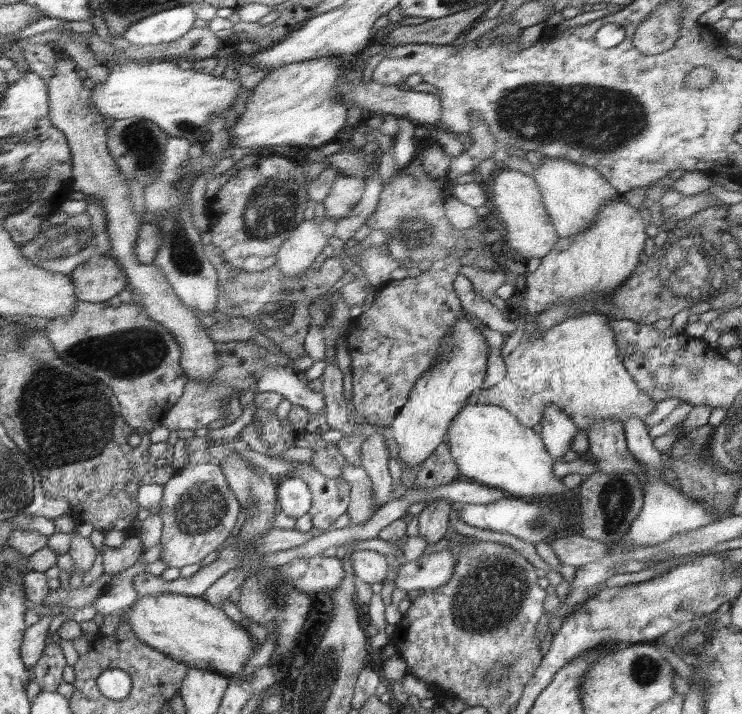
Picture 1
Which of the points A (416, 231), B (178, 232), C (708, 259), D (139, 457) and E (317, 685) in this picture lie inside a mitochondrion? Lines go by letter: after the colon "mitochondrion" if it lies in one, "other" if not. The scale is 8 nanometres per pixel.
A: mitochondrion
B: mitochondrion
C: mitochondrion
D: other
E: mitochondrion

